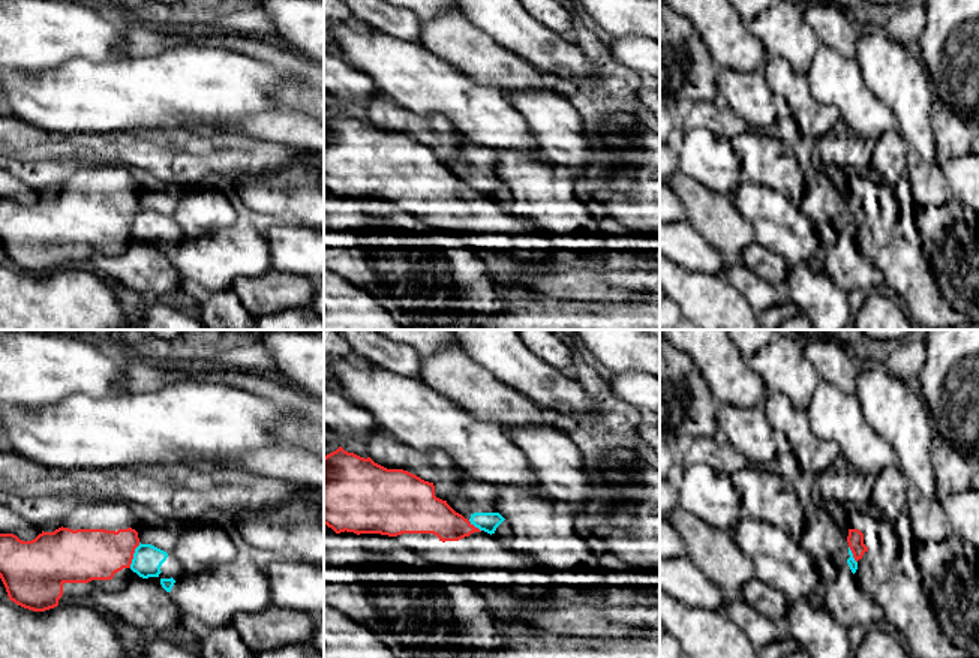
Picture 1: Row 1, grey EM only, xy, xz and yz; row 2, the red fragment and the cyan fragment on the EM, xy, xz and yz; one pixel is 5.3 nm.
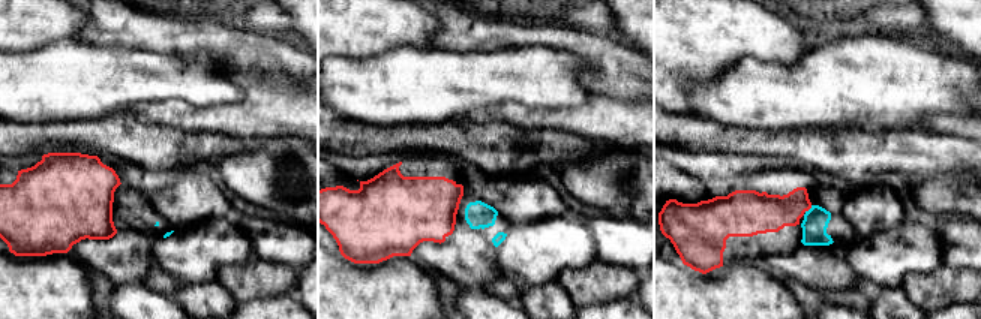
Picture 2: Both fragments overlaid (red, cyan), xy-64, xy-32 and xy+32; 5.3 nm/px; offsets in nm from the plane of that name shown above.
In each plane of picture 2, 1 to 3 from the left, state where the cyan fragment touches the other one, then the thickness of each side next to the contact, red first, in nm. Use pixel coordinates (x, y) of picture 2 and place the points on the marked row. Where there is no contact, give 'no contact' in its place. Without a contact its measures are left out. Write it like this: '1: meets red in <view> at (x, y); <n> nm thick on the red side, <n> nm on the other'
1: no contact
2: no contact
3: meets red in xy+32 at (807, 210); 220 nm thick on the red side, 140 nm on the other

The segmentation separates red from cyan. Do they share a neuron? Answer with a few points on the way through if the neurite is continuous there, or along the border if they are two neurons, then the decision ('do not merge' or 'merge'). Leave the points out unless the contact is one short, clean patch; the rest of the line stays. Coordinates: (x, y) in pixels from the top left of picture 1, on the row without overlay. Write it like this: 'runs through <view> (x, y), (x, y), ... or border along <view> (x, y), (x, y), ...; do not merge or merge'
border along xy (140, 207), (129, 231); do not merge

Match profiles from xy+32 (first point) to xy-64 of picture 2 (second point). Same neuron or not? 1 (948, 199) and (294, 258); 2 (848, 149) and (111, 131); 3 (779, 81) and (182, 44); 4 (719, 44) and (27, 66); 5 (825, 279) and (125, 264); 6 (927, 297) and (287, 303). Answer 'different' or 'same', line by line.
1: different
2: same
3: different
4: different
5: same
6: different

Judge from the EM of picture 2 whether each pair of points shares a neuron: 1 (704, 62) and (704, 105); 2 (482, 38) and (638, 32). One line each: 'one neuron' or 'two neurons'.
1: two neurons
2: two neurons

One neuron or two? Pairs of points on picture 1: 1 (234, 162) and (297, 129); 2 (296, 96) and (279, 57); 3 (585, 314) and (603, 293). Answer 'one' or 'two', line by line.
1: two
2: one
3: two

